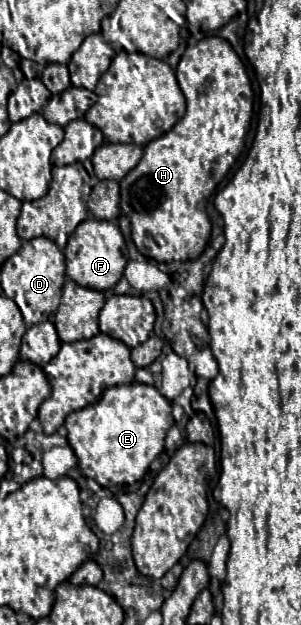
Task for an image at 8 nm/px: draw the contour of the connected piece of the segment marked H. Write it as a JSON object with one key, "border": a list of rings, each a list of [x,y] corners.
{"border":[[[210,36],[188,48],[180,58],[176,78],[186,96],[186,114],[182,116],[182,120],[176,122],[170,132],[146,144],[144,156],[138,166],[134,166],[120,180],[120,206],[132,222],[132,240],[140,254],[144,254],[146,258],[154,258],[156,262],[196,260],[204,252],[212,224],[200,204],[215,193],[218,182],[226,176],[230,166],[240,156],[246,128],[249,128],[252,116],[253,90],[250,80],[242,60],[238,58],[228,40]]]}

